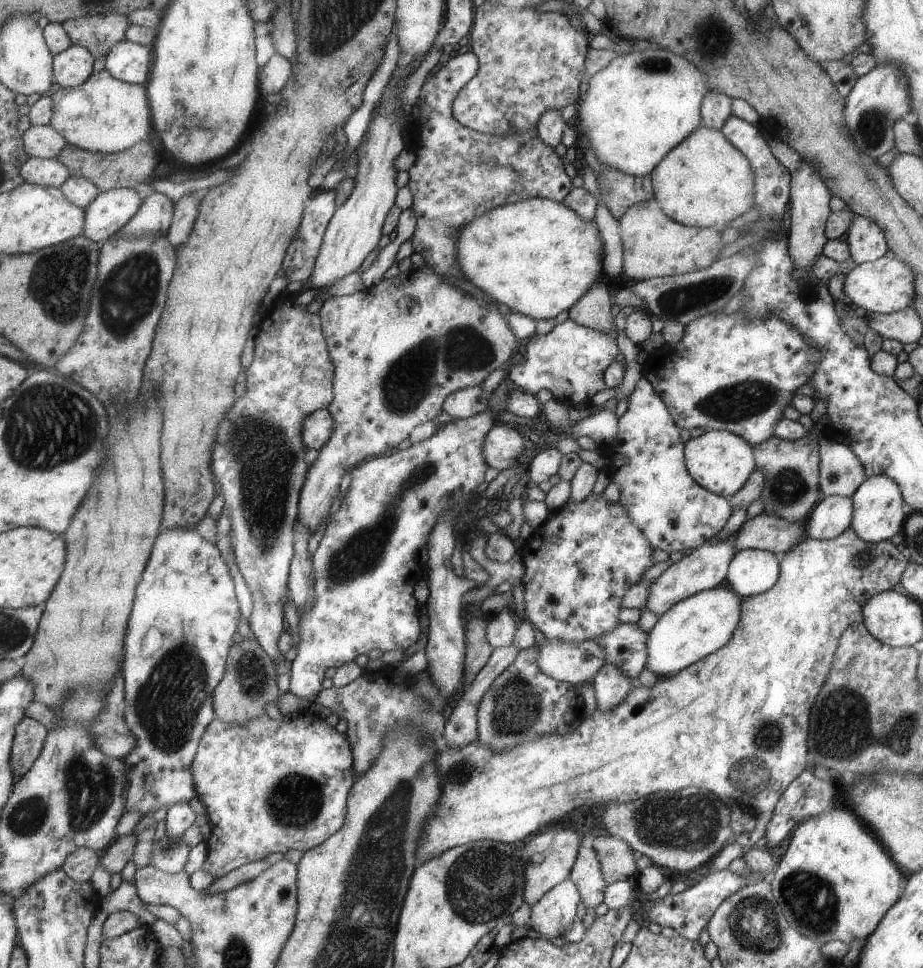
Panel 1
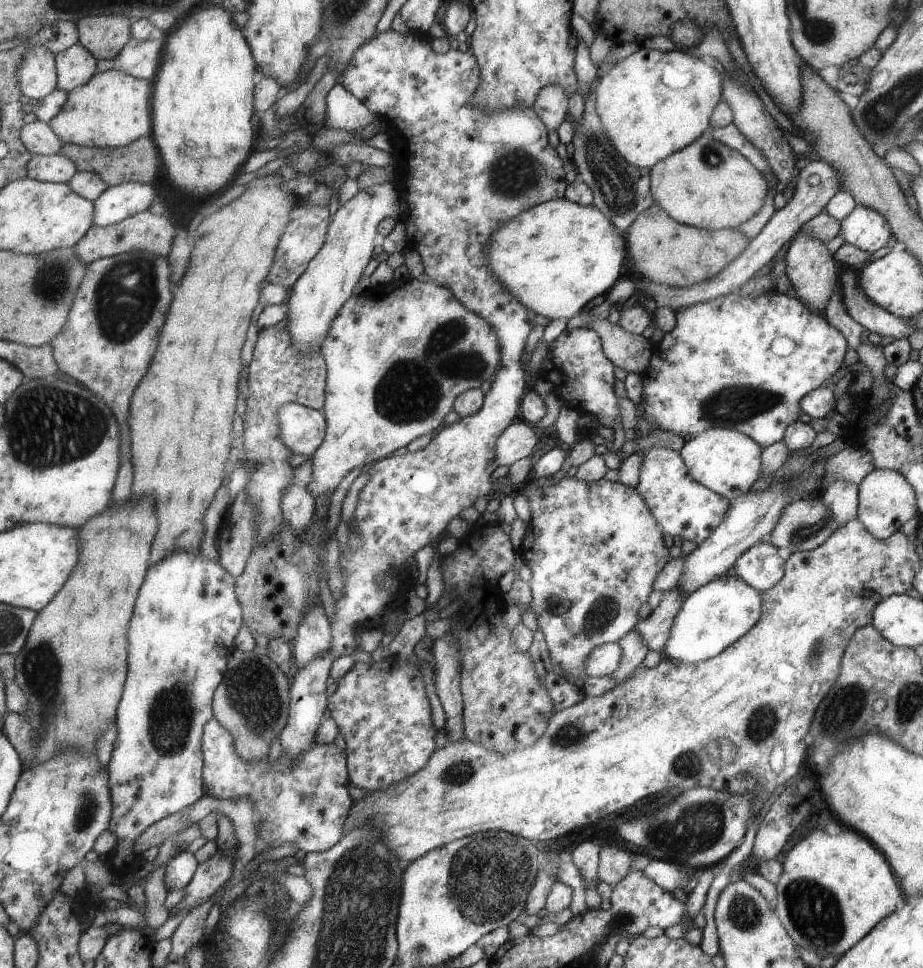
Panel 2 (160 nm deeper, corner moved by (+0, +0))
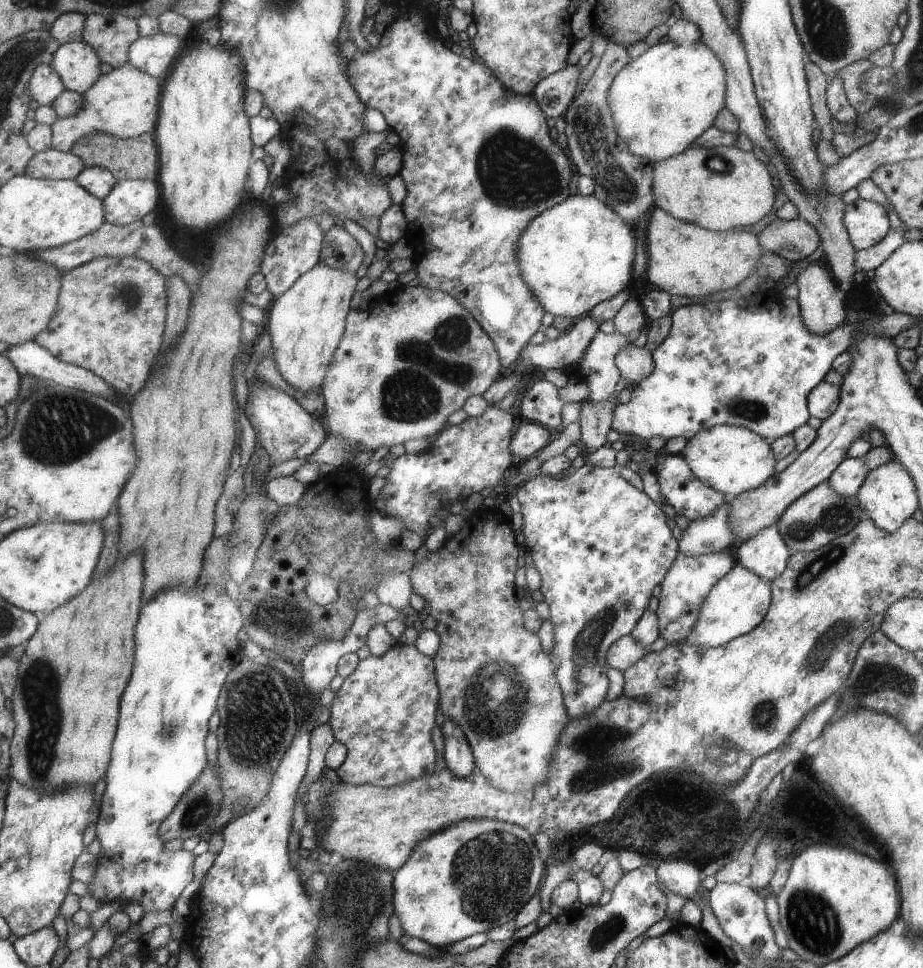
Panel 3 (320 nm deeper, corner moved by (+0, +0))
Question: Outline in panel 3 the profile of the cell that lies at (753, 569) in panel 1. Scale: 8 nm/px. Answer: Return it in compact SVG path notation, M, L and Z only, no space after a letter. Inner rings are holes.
M773 523L745 539L732 551L735 562L770 582L786 567L789 550Z

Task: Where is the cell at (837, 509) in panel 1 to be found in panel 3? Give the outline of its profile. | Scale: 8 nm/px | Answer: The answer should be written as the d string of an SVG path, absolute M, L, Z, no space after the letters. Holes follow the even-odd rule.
M846 456L826 481L837 494L853 497L867 472L867 465L861 457Z

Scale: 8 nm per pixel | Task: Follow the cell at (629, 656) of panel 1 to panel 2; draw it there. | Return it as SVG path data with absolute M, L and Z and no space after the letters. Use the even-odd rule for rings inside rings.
M671 587L665 592L657 606L633 628L645 641L648 650L662 650L668 642L672 622L682 608L684 596Z

